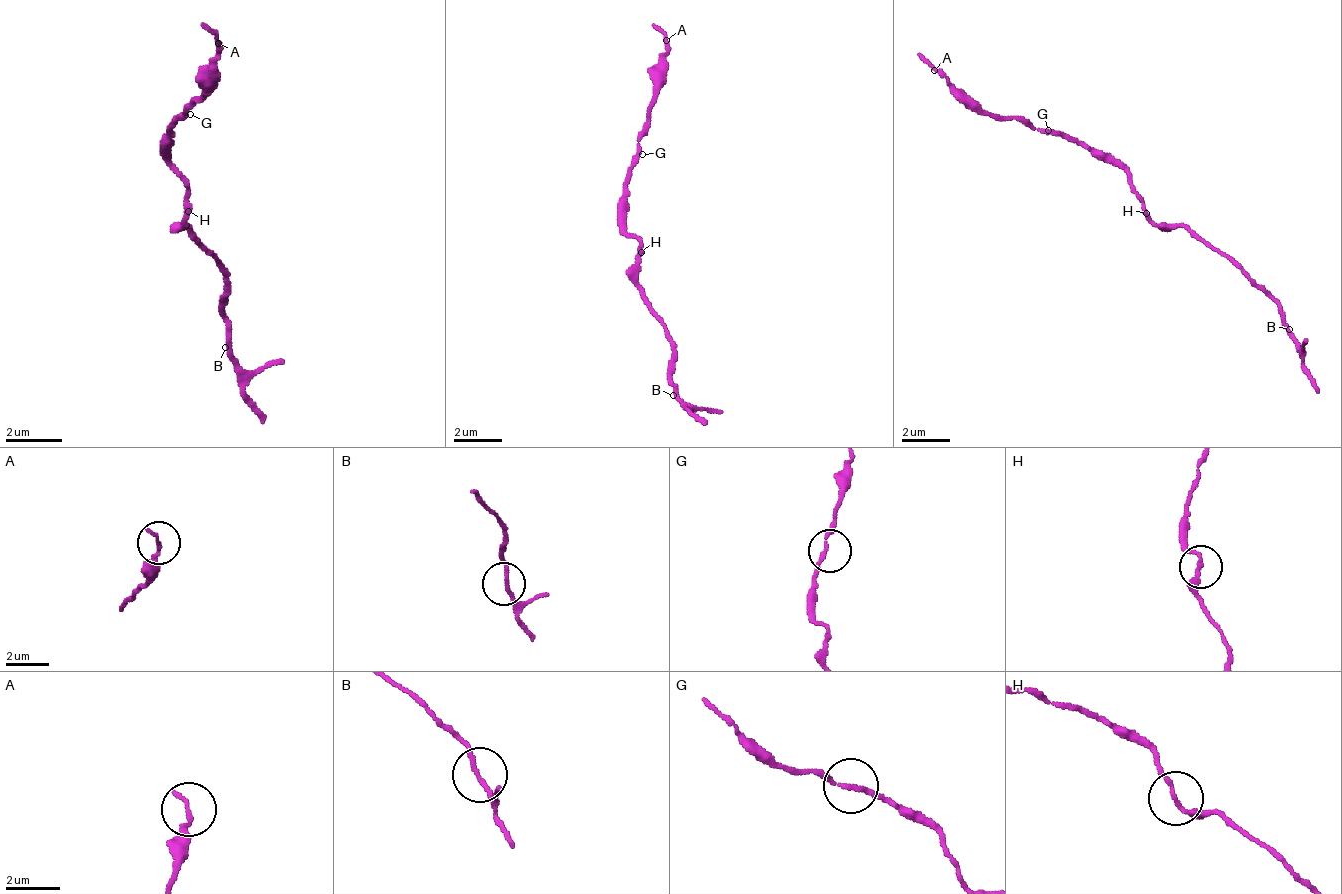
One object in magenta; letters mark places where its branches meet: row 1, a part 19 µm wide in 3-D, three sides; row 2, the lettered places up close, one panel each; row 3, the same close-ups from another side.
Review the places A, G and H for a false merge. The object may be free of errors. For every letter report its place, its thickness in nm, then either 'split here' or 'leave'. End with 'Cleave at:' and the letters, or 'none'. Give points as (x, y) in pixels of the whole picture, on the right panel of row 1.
A: at (934, 70); 200 nm thick; leave
G: at (1048, 130); 160 nm thick; leave
H: at (1146, 213); 150 nm thick; leave
Cleave at: none

